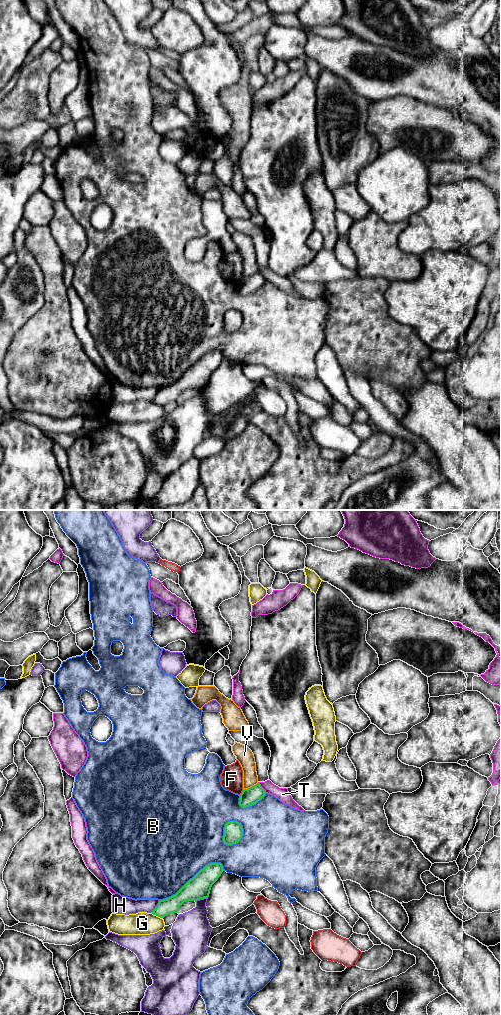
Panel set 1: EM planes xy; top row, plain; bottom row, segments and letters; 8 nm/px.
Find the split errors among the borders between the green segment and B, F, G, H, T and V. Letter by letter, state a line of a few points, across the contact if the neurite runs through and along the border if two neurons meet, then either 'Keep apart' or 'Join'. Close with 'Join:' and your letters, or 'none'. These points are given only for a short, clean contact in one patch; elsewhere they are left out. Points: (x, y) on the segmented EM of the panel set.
B: Keep apart
F: Keep apart
G: Keep apart
H: Keep apart
T: Keep apart
V: Line: xy (257, 782), (243, 790). Keep apart
Join: none

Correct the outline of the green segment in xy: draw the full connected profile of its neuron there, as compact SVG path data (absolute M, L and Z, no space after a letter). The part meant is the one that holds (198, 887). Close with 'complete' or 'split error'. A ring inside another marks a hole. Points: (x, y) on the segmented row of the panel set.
M210 863L190 879L175 895L160 900L151 912L160 918L178 913L180 906L186 901L197 901L208 898L212 885L224 871L221 863Z; complete

